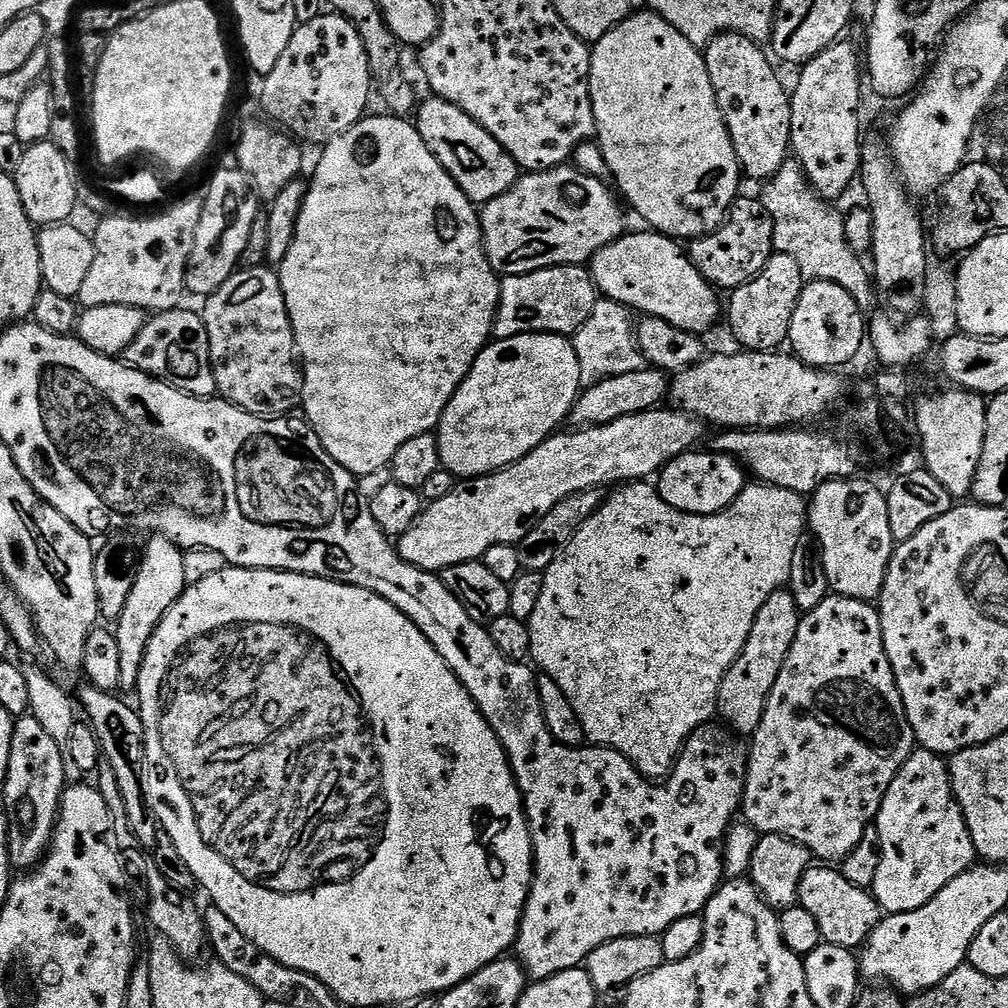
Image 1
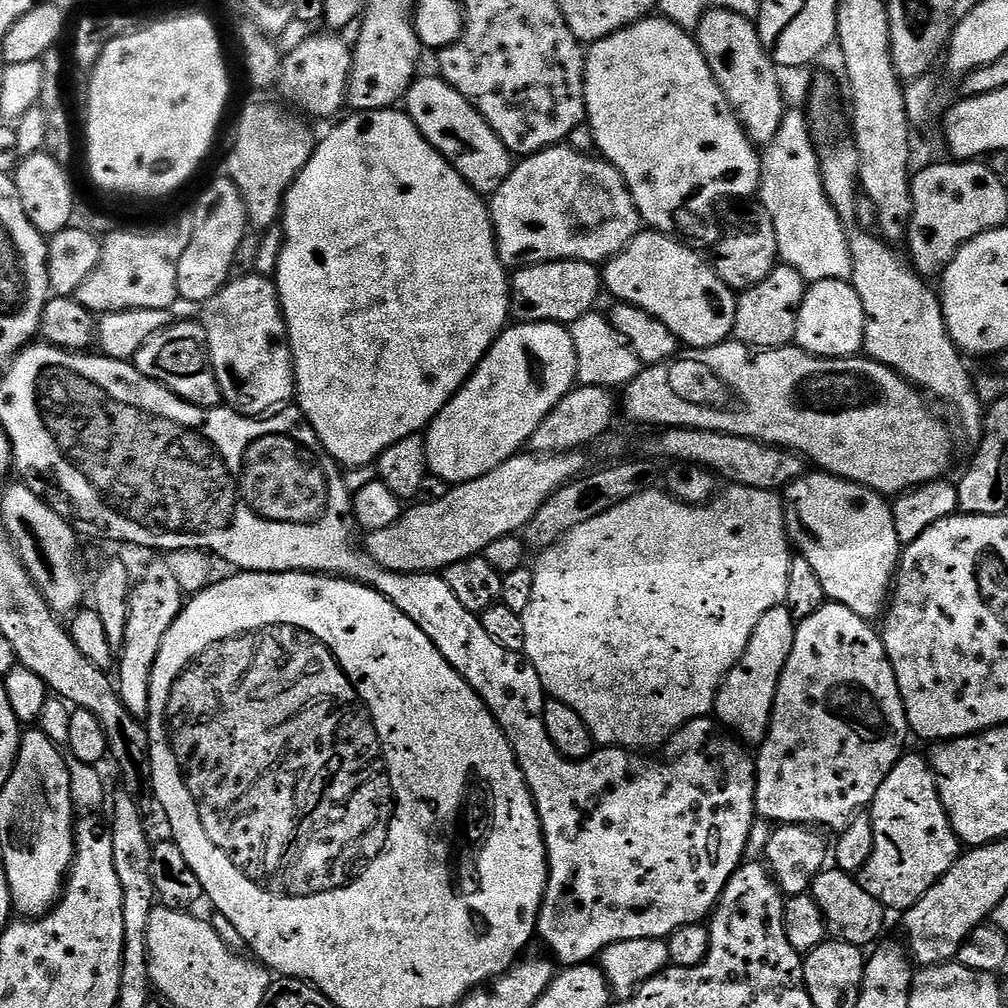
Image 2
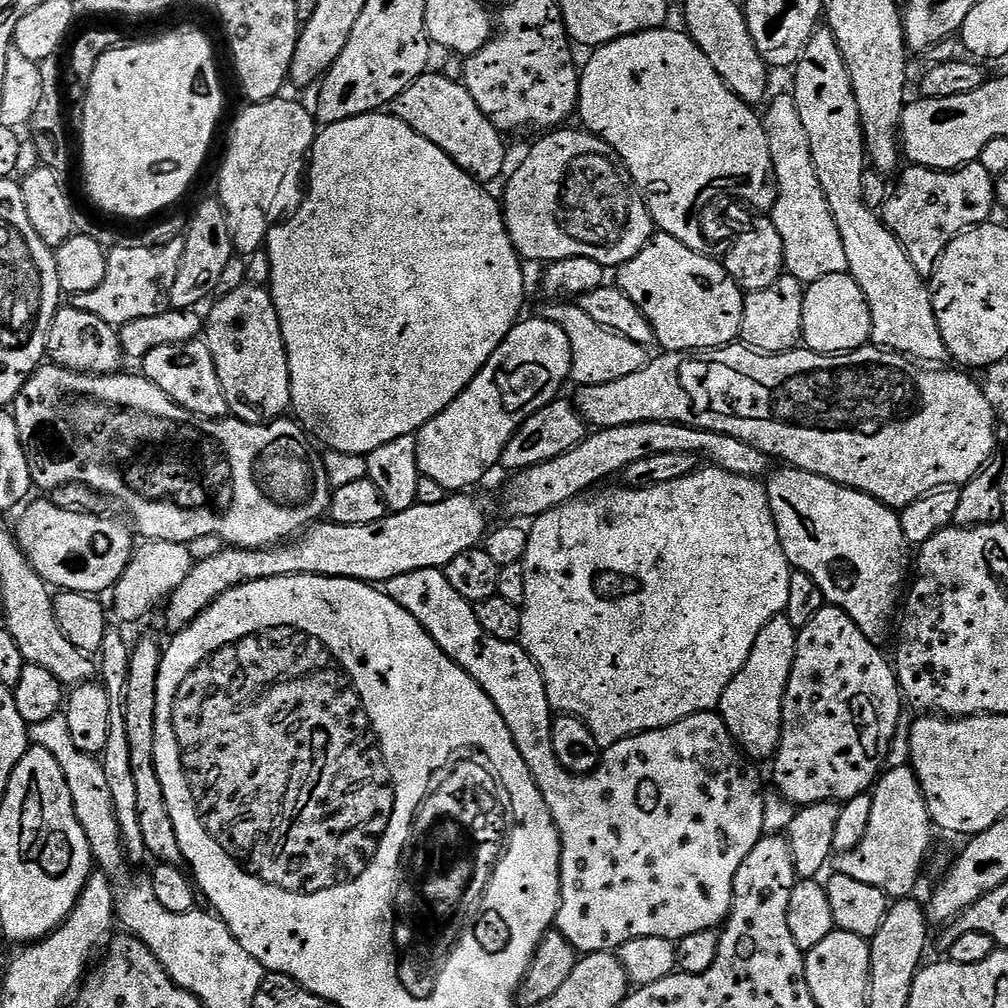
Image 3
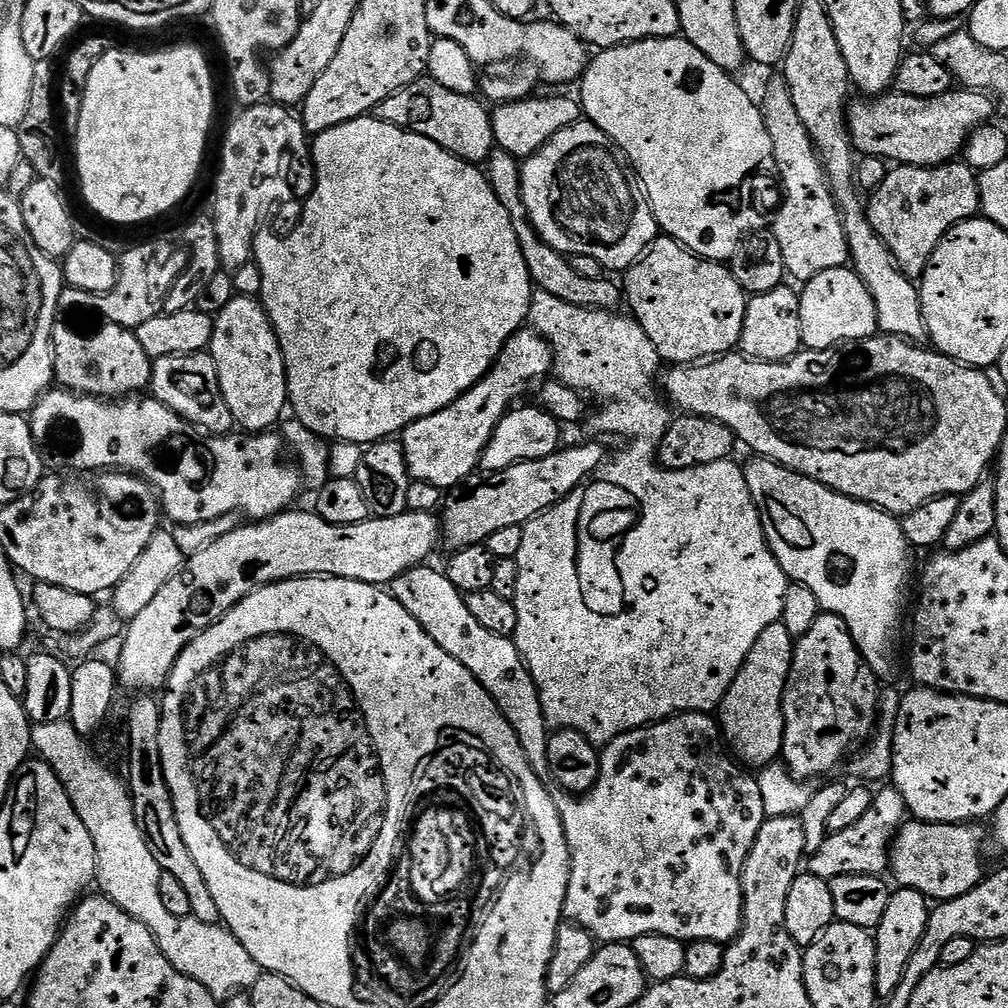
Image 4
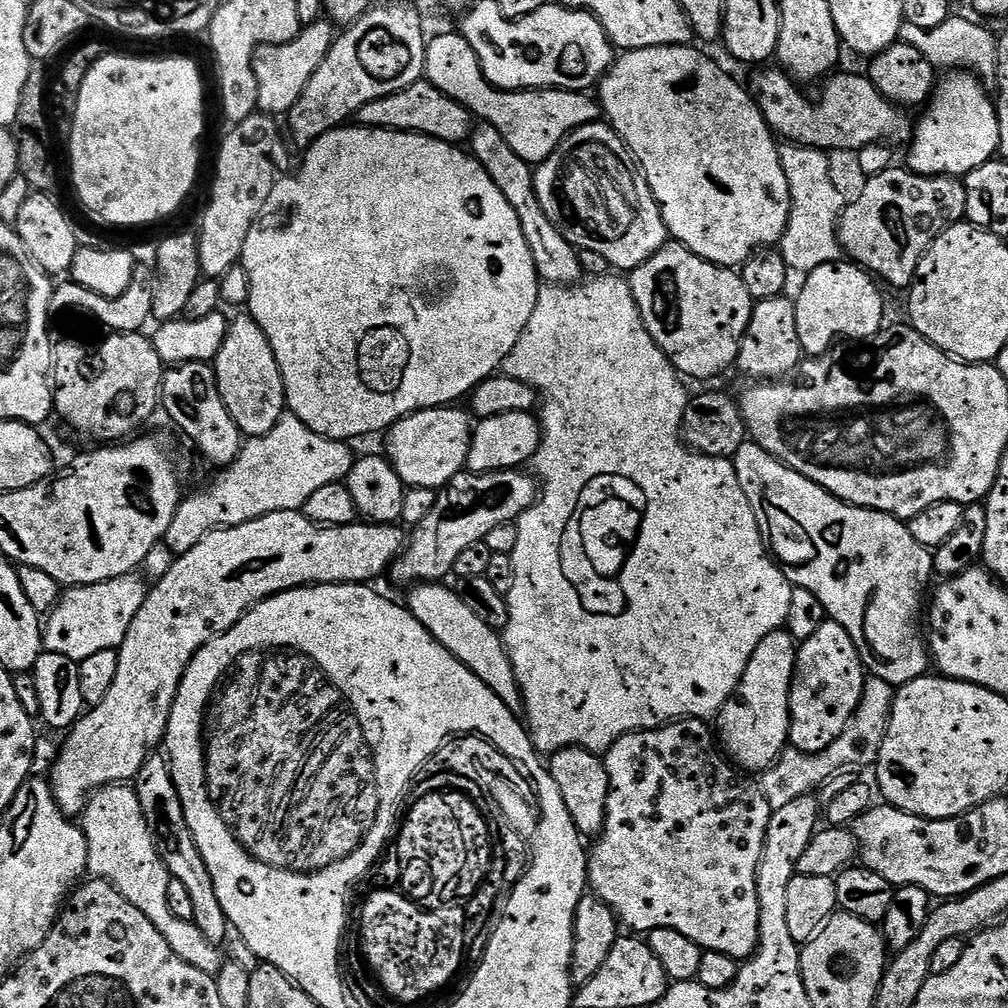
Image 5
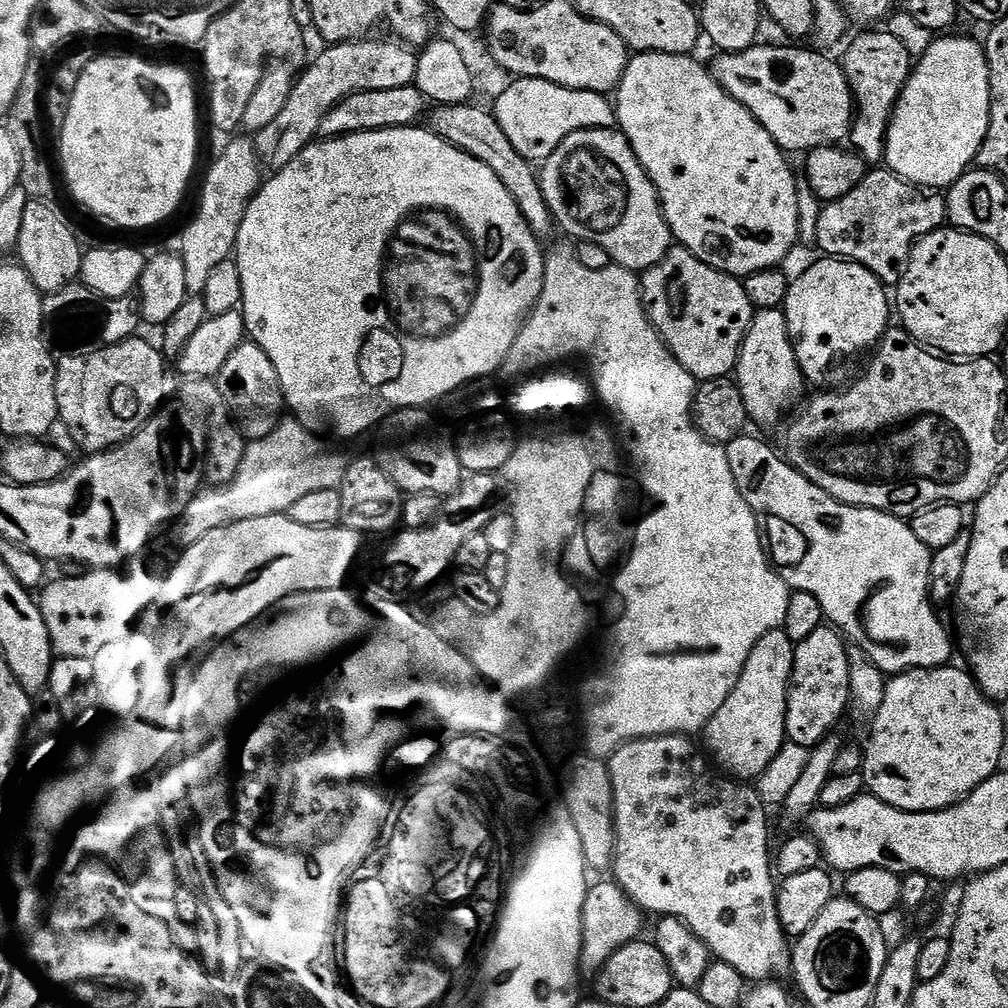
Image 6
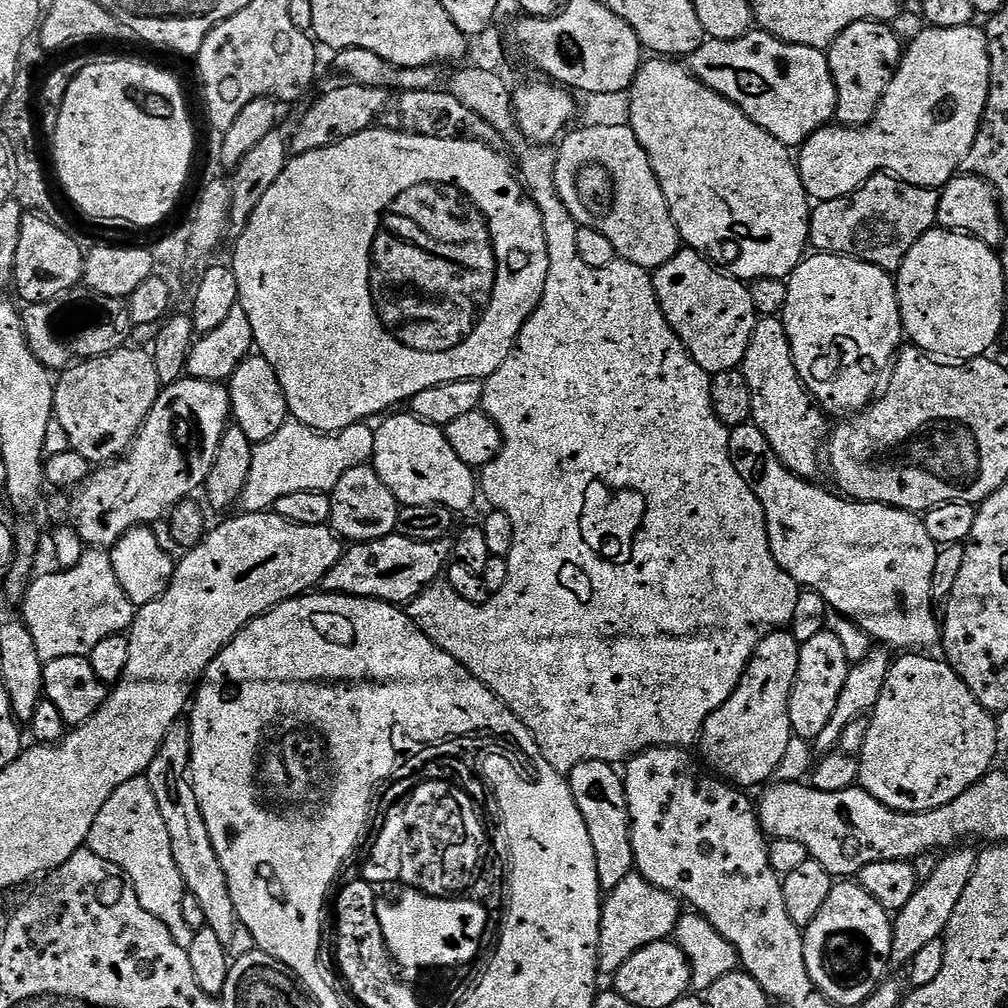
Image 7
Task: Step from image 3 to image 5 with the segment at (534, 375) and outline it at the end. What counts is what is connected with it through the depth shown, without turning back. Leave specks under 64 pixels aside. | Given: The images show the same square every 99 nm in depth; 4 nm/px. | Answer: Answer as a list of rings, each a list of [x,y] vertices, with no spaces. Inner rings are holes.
[[[460,406],[423,408],[421,412],[411,412],[408,416],[403,416],[398,423],[387,429],[386,459],[394,466],[404,485],[439,490],[448,485],[450,478],[465,471],[474,424],[469,413],[465,409],[464,412]]]

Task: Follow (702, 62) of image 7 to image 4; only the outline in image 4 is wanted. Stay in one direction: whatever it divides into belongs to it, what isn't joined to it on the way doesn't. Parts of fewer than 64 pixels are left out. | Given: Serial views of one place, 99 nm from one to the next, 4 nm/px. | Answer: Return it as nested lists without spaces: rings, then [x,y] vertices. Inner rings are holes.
[[[953,90],[942,94],[938,98],[914,98],[913,96],[902,96],[899,94],[881,94],[875,98],[860,98],[864,100],[853,99],[847,105],[846,115],[848,117],[848,133],[852,136],[852,147],[856,149],[861,157],[879,156],[885,162],[891,162],[893,165],[899,166],[909,164],[910,166],[918,166],[919,168],[935,168],[938,164],[946,164],[957,159],[956,156],[965,151],[968,137],[976,131],[977,128],[983,128],[989,123],[988,120],[994,116],[994,100],[987,92],[969,91],[969,90]]]

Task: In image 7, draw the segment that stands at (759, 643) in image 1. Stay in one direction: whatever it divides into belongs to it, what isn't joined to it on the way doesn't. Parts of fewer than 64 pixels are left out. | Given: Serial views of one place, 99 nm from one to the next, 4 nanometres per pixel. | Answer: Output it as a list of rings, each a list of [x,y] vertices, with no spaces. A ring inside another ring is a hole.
[[[773,630],[767,636],[763,636],[760,645],[754,650],[742,678],[736,684],[736,689],[726,698],[726,702],[722,702],[722,706],[718,706],[718,710],[714,710],[710,714],[710,718],[706,718],[698,741],[698,749],[700,748],[701,752],[699,755],[702,757],[703,763],[717,777],[744,790],[752,790],[755,784],[767,785],[775,777],[778,762],[782,762],[782,758],[792,747],[794,739],[788,707],[794,678],[798,674],[800,645],[788,630]]]

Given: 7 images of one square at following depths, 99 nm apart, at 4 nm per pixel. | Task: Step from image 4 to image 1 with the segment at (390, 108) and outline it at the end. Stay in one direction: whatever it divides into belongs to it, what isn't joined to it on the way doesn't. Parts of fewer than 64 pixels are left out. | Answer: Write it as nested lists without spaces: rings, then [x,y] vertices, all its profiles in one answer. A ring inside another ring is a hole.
[[[429,95],[428,101],[421,103],[414,112],[414,123],[422,142],[430,146],[434,158],[458,182],[460,189],[466,193],[477,206],[488,204],[494,198],[506,194],[522,175],[522,169],[513,156],[466,110],[454,106],[454,102],[443,100],[441,96]]]

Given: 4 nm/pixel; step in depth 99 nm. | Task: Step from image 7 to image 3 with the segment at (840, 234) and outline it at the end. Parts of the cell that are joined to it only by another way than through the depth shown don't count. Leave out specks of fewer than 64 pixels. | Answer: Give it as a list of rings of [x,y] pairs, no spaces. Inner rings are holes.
[[[978,162],[967,164],[965,168],[955,168],[952,172],[935,172],[933,168],[908,166],[899,173],[899,176],[900,181],[889,191],[888,201],[882,209],[882,222],[894,234],[894,238],[902,242],[910,262],[914,262],[914,270],[918,270],[920,276],[928,278],[935,272],[936,264],[942,258],[946,246],[950,246],[954,238],[993,219],[992,207],[997,207],[998,204],[996,182],[986,170],[986,166]]]

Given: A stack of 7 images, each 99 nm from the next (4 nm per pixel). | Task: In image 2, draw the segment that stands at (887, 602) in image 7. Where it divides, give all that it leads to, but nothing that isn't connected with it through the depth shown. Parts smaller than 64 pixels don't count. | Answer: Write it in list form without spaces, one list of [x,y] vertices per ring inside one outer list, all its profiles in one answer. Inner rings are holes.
[[[823,470],[813,473],[813,476],[801,476],[783,489],[784,521],[788,524],[788,539],[798,549],[799,555],[804,556],[810,566],[814,566],[814,574],[818,574],[825,597],[831,603],[854,610],[854,614],[858,614],[863,620],[875,621],[875,616],[879,617],[885,611],[886,597],[893,587],[902,555],[898,530],[894,530],[892,504],[881,493],[863,488],[852,480],[843,480],[841,476],[833,476]]]

